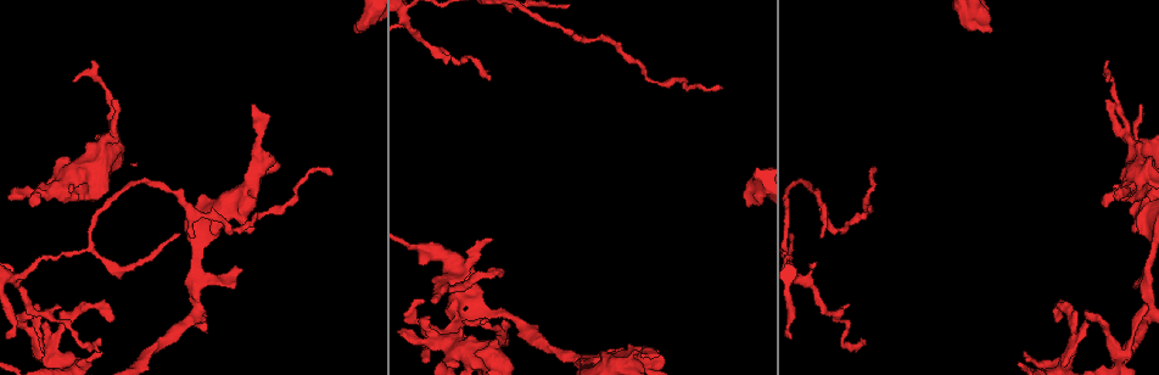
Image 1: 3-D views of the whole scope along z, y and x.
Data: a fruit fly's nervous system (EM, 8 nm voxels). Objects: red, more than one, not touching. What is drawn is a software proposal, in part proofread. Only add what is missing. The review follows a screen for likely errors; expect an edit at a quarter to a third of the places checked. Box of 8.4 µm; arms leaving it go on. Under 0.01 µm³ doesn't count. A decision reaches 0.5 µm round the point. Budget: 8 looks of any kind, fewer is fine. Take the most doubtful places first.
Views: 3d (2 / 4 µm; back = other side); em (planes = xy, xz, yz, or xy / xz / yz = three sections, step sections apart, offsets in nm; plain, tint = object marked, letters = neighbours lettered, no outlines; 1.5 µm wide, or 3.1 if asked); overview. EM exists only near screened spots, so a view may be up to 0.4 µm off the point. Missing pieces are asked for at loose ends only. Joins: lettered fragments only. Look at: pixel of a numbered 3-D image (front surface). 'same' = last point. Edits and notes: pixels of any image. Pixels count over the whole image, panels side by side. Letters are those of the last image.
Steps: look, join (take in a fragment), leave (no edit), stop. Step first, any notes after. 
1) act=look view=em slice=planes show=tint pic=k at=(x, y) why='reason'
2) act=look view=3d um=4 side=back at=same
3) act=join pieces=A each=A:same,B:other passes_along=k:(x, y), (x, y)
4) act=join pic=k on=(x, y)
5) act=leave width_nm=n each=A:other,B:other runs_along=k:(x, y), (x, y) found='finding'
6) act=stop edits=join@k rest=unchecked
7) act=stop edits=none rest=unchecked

act=look view=em slice=yz step=8 show=tint pic=1 at=(990, 31) why='free end'

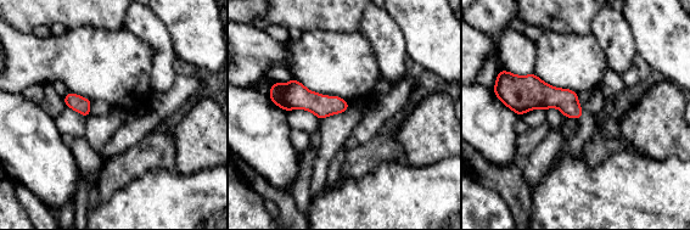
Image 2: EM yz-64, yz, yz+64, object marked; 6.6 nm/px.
act=look view=em slice=planes show=letters at=same why='another direction'

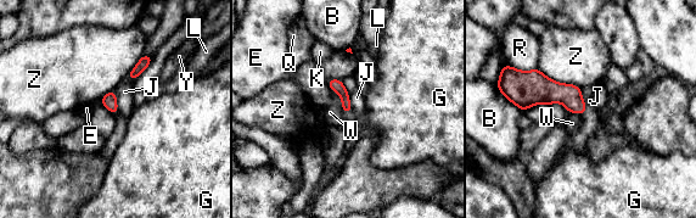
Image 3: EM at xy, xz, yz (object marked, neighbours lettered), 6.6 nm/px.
act=leave each=B:other,E:other,G:other,J:other,K:other,L:other,Q:other,R:other,W:other,Y:other,Z:other border=3:(114, 89), (118, 111) found='no lettered fragment goes on from it'

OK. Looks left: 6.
act=look view=3d um=2 pic=1 at=(1101, 202) why='free end'

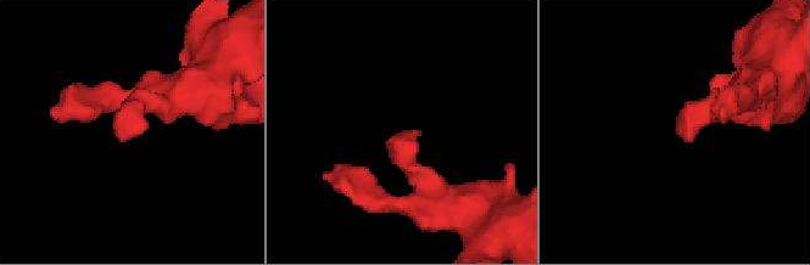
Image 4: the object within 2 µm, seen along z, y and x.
act=look view=em slice=xz step=8 show=letters pic=4 at=(413, 139)

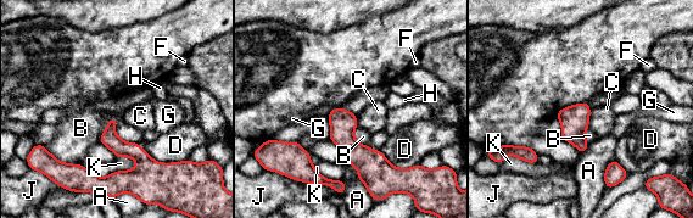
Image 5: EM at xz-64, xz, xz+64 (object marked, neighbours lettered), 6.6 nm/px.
act=look view=em slice=planes show=letters at=same why='cut it another way'

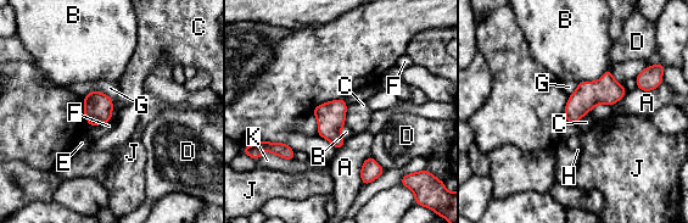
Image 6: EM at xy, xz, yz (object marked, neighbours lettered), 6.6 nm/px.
act=leave width_nm=180 each=A:other,B:other,C:other,D:other,E:other,F:other,G:other,H:other,J:other,K:other border=6:(113, 102), (110, 121) found='no lettered fragment goes on from it'

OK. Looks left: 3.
act=look view=em slice=yz step=8 show=letters pic=1 at=(819, 238)

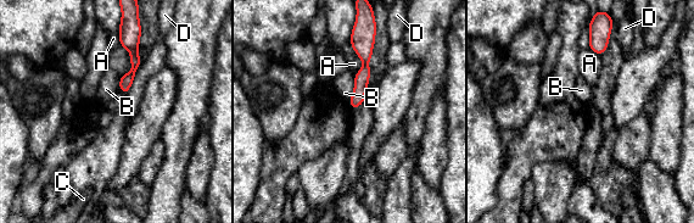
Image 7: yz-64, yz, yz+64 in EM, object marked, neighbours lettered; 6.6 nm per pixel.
act=look view=em slice=xy step=8 show=letters at=same why='another direction'

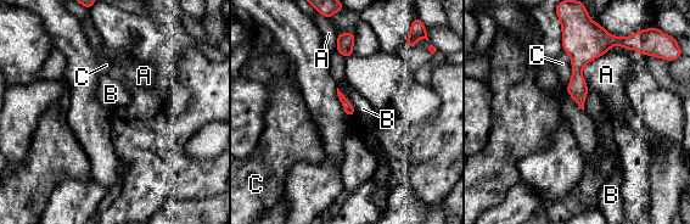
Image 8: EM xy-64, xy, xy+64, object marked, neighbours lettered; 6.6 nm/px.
act=leave longest_contact=A:280nm each=A:other,B:other,C:other border=8:(337, 87), (355, 113) found='no lettered fragment goes on from it'

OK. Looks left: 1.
act=stop edits=none rest=unchecked

